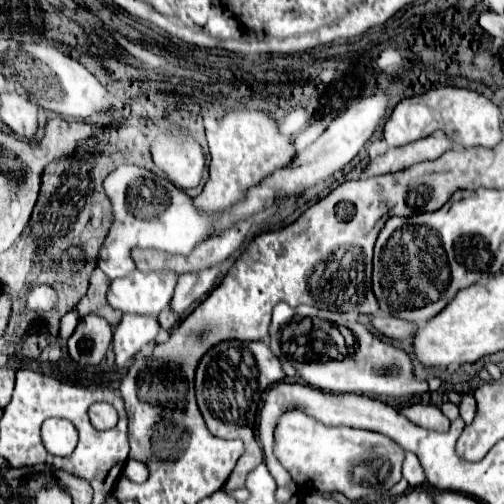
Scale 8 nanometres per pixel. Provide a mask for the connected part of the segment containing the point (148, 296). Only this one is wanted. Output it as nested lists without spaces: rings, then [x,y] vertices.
[[[170,269],[164,271],[140,271],[114,279],[108,291],[108,303],[122,313],[158,315],[170,305],[178,275]]]

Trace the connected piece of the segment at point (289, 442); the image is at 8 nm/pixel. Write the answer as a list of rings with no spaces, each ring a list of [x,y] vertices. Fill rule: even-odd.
[[[286,411],[280,417],[280,423],[276,425],[274,431],[274,455],[298,485],[322,491],[340,491],[350,501],[384,493],[402,479],[400,467],[404,461],[404,451],[396,443],[388,441],[388,437],[354,427],[328,427],[316,421],[314,417],[306,415],[304,411]],[[370,447],[372,447],[370,457],[372,461],[376,459],[376,463],[372,463],[372,467],[360,467],[360,479],[372,485],[356,483],[354,469],[362,463],[362,459],[368,459]],[[380,459],[390,467],[386,477],[380,477],[384,475],[384,463],[380,463]]]

